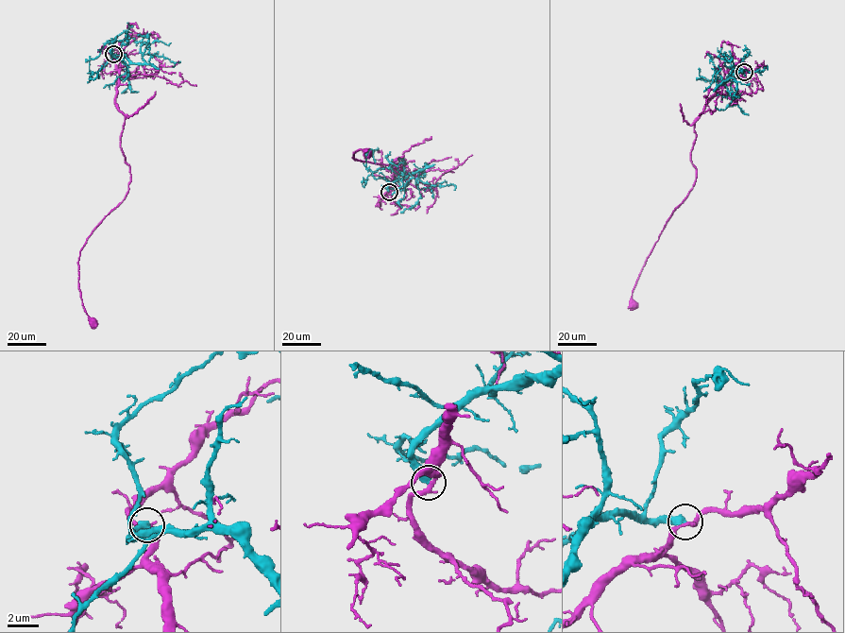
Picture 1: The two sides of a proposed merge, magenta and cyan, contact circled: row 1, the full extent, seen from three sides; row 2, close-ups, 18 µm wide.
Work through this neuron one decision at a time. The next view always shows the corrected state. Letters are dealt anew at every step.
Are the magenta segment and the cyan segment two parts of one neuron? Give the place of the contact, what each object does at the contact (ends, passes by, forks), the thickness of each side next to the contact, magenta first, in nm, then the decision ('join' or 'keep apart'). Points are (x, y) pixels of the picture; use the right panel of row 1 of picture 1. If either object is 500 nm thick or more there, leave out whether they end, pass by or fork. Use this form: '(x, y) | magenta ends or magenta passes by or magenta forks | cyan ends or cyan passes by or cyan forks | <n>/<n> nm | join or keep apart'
(744, 72) | 280/550 nm | keep apart

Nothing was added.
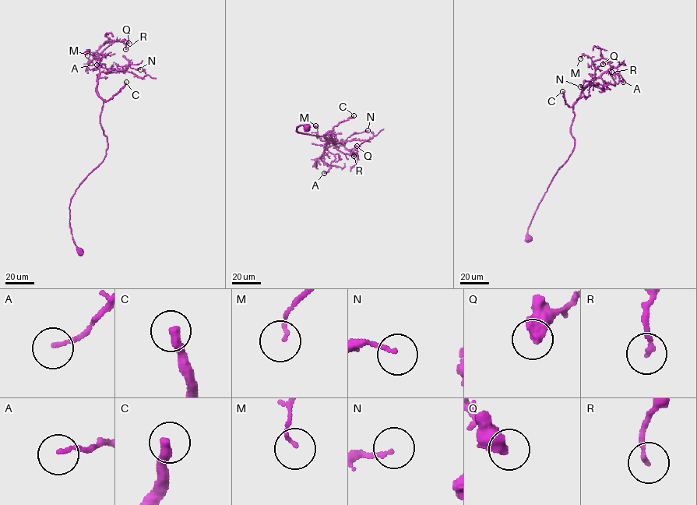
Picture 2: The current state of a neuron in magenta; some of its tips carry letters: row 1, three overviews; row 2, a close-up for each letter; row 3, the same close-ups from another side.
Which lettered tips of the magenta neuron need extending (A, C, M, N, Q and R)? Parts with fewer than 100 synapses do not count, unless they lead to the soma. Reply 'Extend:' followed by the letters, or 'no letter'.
Extend: C

